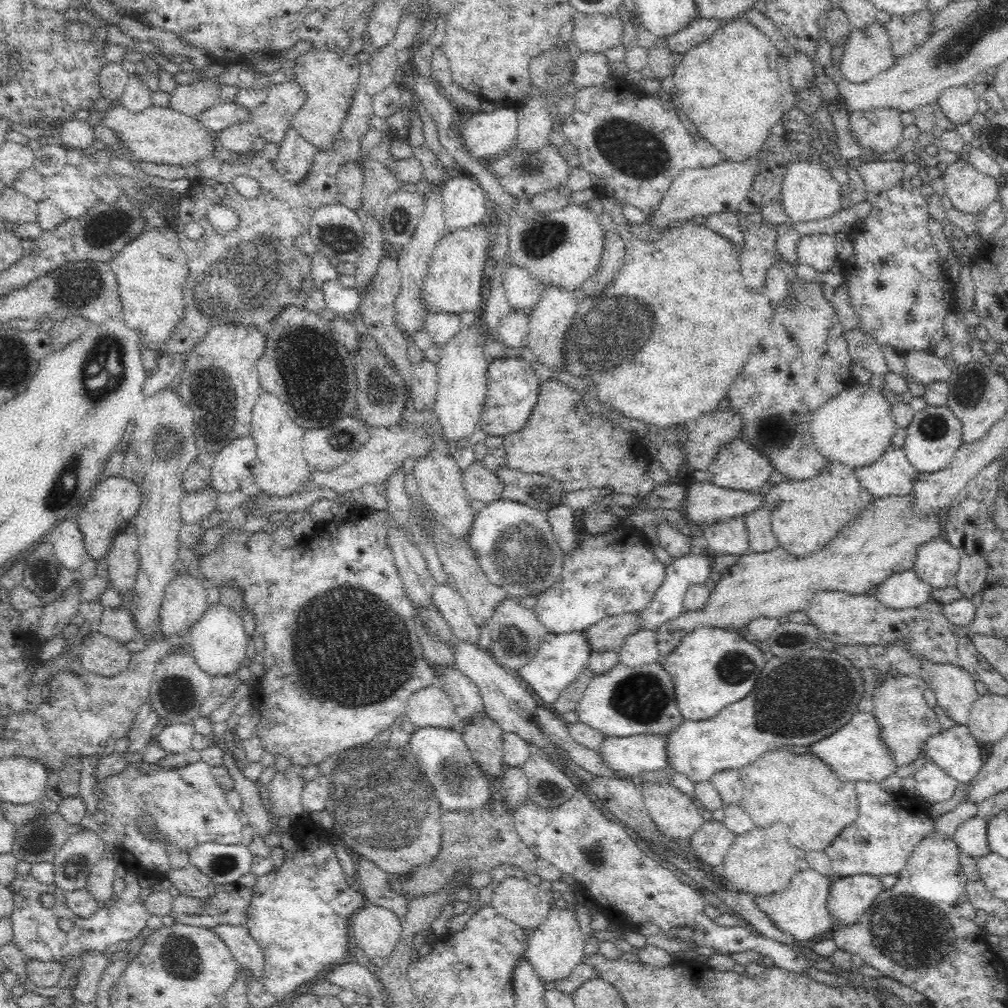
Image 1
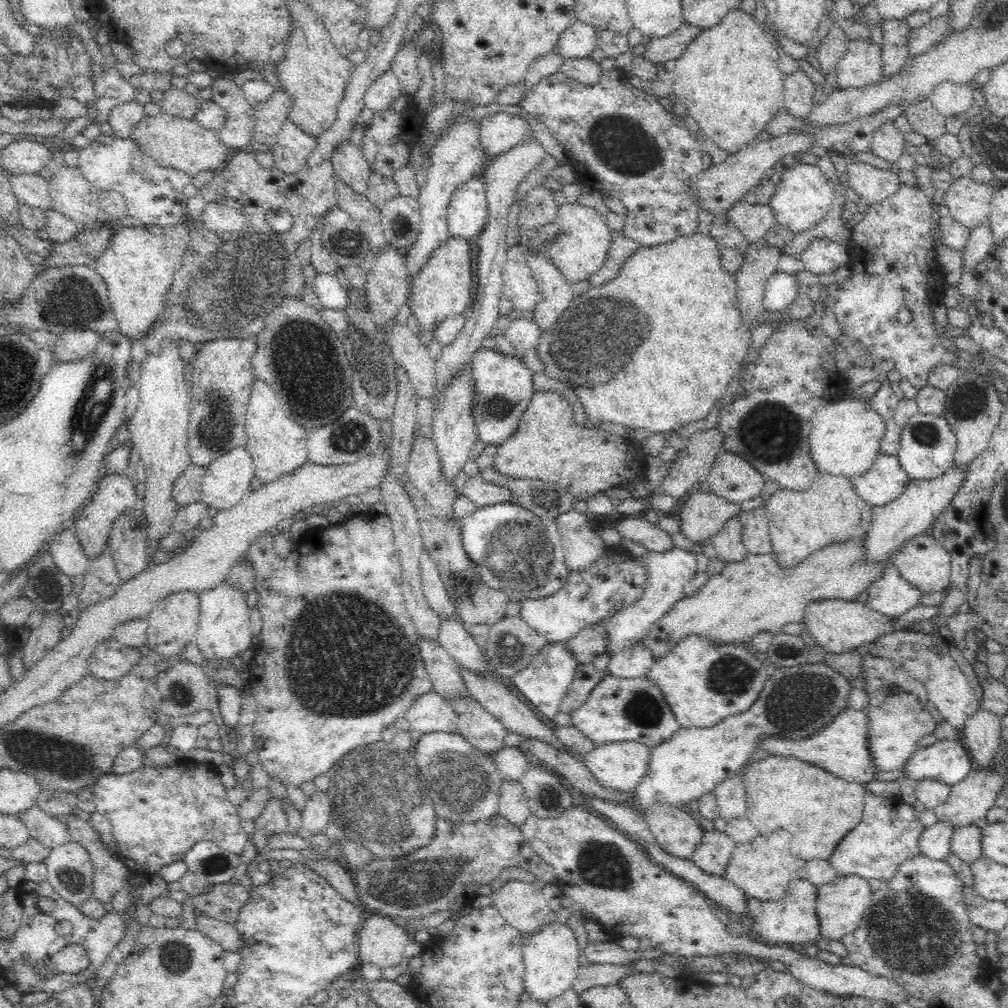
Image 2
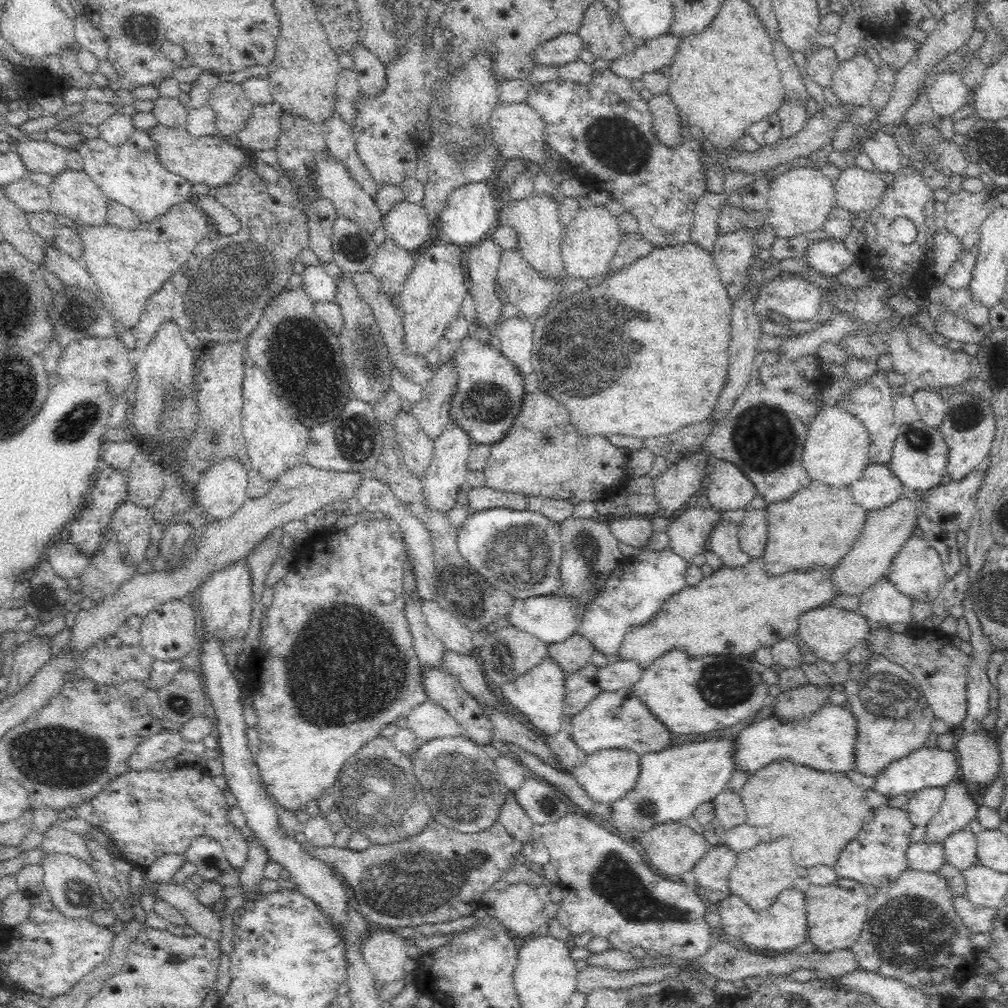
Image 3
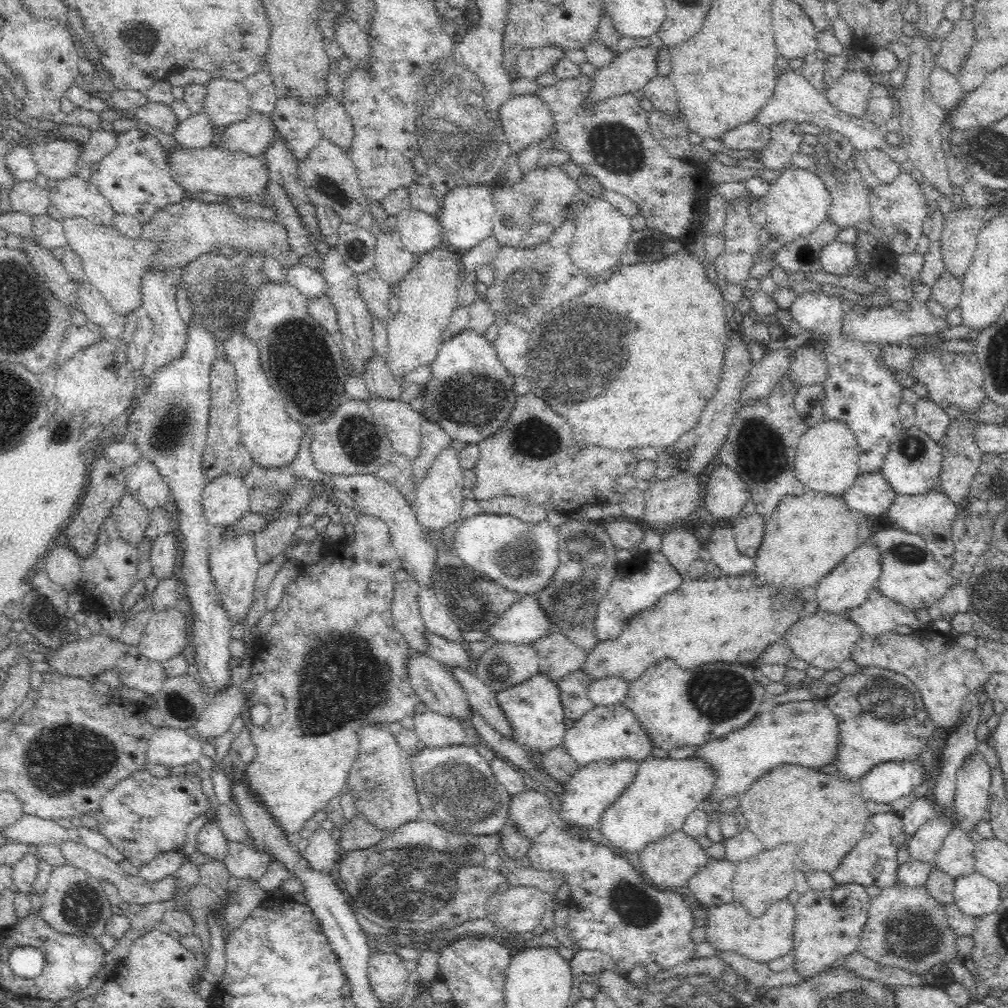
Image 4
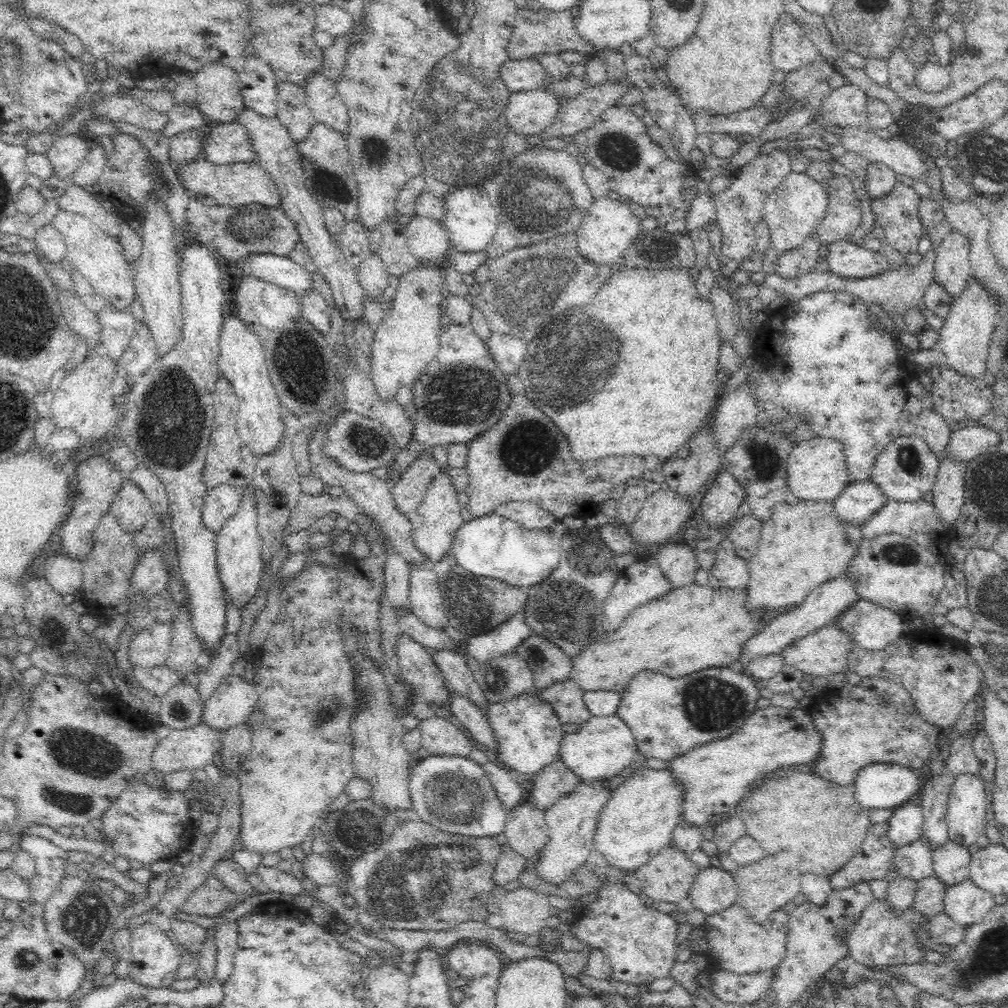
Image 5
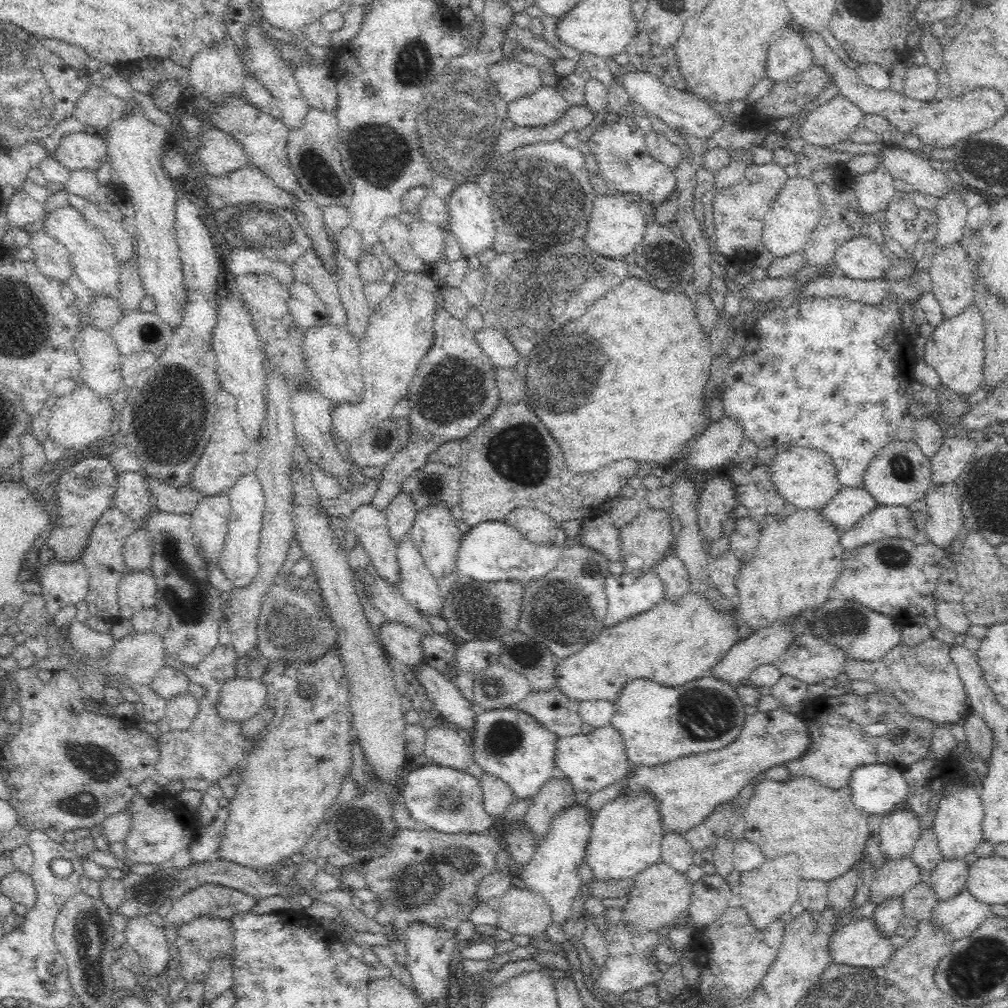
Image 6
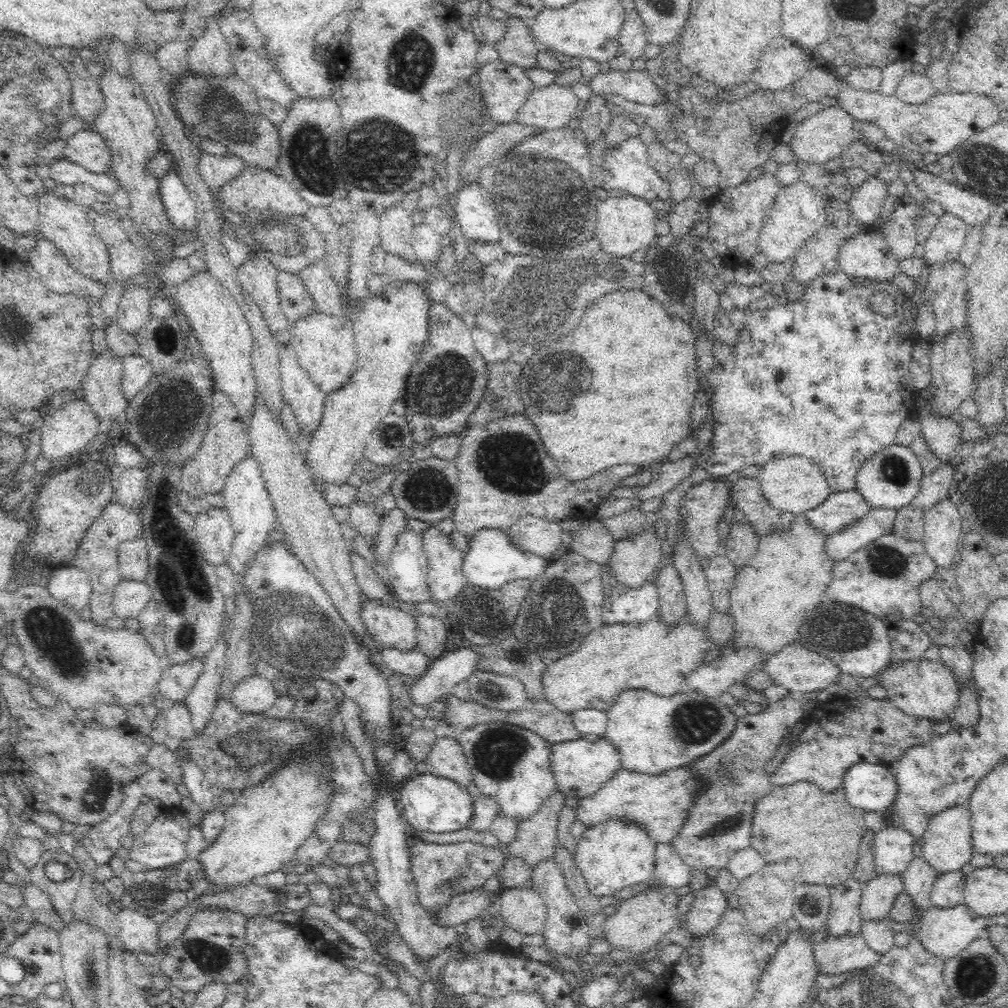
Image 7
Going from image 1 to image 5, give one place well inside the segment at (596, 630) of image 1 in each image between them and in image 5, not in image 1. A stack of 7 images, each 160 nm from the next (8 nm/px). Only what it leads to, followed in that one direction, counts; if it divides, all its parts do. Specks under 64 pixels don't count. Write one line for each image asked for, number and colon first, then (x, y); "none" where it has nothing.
2: (588, 643)
3: (575, 652)
4: (559, 656)
5: (549, 664)

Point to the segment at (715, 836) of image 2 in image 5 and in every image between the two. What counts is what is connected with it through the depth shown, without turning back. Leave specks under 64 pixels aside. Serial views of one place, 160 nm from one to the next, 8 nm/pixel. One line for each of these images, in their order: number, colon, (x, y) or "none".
3: (712, 872)
4: (712, 885)
5: (713, 890)

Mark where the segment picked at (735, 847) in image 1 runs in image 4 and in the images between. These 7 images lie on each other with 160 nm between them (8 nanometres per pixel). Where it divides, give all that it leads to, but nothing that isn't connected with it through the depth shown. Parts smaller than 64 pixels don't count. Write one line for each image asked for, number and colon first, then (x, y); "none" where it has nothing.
2: (762, 868)
3: (759, 875)
4: (759, 881)

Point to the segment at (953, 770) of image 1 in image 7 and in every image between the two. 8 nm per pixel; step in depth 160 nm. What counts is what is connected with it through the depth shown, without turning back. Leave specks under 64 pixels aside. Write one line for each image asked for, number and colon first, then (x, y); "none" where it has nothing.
2: (948, 761)
3: (928, 767)
4: (885, 782)
5: (878, 785)
6: (878, 789)
7: (870, 786)

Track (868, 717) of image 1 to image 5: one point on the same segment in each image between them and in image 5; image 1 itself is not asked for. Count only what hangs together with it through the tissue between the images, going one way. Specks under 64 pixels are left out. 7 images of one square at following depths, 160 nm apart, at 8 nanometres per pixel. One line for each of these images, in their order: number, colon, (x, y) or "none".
2: (841, 747)
3: (825, 741)
4: (805, 732)
5: (716, 777)

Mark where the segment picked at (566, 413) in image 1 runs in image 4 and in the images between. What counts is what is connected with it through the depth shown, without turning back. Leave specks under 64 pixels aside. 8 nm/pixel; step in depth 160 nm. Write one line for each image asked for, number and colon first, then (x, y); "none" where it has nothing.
2: (548, 445)
3: (542, 455)
4: (533, 455)

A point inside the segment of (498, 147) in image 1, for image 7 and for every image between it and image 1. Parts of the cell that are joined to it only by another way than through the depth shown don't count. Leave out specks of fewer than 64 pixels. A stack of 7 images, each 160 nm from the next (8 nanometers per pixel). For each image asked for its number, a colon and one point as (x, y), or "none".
2: (499, 132)
3: (518, 130)
4: (526, 119)
5: (528, 113)
6: (545, 105)
7: (552, 107)

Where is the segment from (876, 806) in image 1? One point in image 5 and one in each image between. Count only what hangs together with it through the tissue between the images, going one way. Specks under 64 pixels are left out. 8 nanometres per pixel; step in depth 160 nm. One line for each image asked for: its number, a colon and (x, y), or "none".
2: (887, 835)
3: (877, 856)
4: (873, 860)
5: (873, 861)

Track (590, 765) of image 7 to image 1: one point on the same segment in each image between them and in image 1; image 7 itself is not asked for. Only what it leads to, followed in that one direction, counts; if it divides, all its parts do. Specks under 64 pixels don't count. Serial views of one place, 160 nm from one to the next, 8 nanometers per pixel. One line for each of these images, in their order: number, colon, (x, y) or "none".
1: (624, 701)
2: (618, 709)
3: (618, 720)
4: (607, 732)
5: (604, 746)
6: (591, 762)

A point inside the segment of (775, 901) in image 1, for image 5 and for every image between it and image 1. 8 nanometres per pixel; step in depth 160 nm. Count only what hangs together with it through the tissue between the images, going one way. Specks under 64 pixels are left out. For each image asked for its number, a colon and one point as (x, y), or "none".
2: (791, 921)
3: (781, 927)
4: (729, 928)
5: (737, 944)

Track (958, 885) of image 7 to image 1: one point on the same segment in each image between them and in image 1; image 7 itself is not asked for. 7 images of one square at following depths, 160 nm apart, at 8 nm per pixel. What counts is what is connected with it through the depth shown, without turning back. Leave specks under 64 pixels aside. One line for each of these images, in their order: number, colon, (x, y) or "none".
1: (971, 838)
2: (966, 842)
3: (960, 848)
4: (956, 856)
5: (950, 861)
6: (948, 878)

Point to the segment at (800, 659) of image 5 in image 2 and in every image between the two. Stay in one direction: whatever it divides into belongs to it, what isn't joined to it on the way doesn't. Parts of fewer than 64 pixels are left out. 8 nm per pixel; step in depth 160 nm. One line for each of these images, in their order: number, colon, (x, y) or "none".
2: (838, 626)
3: (830, 633)
4: (822, 640)

